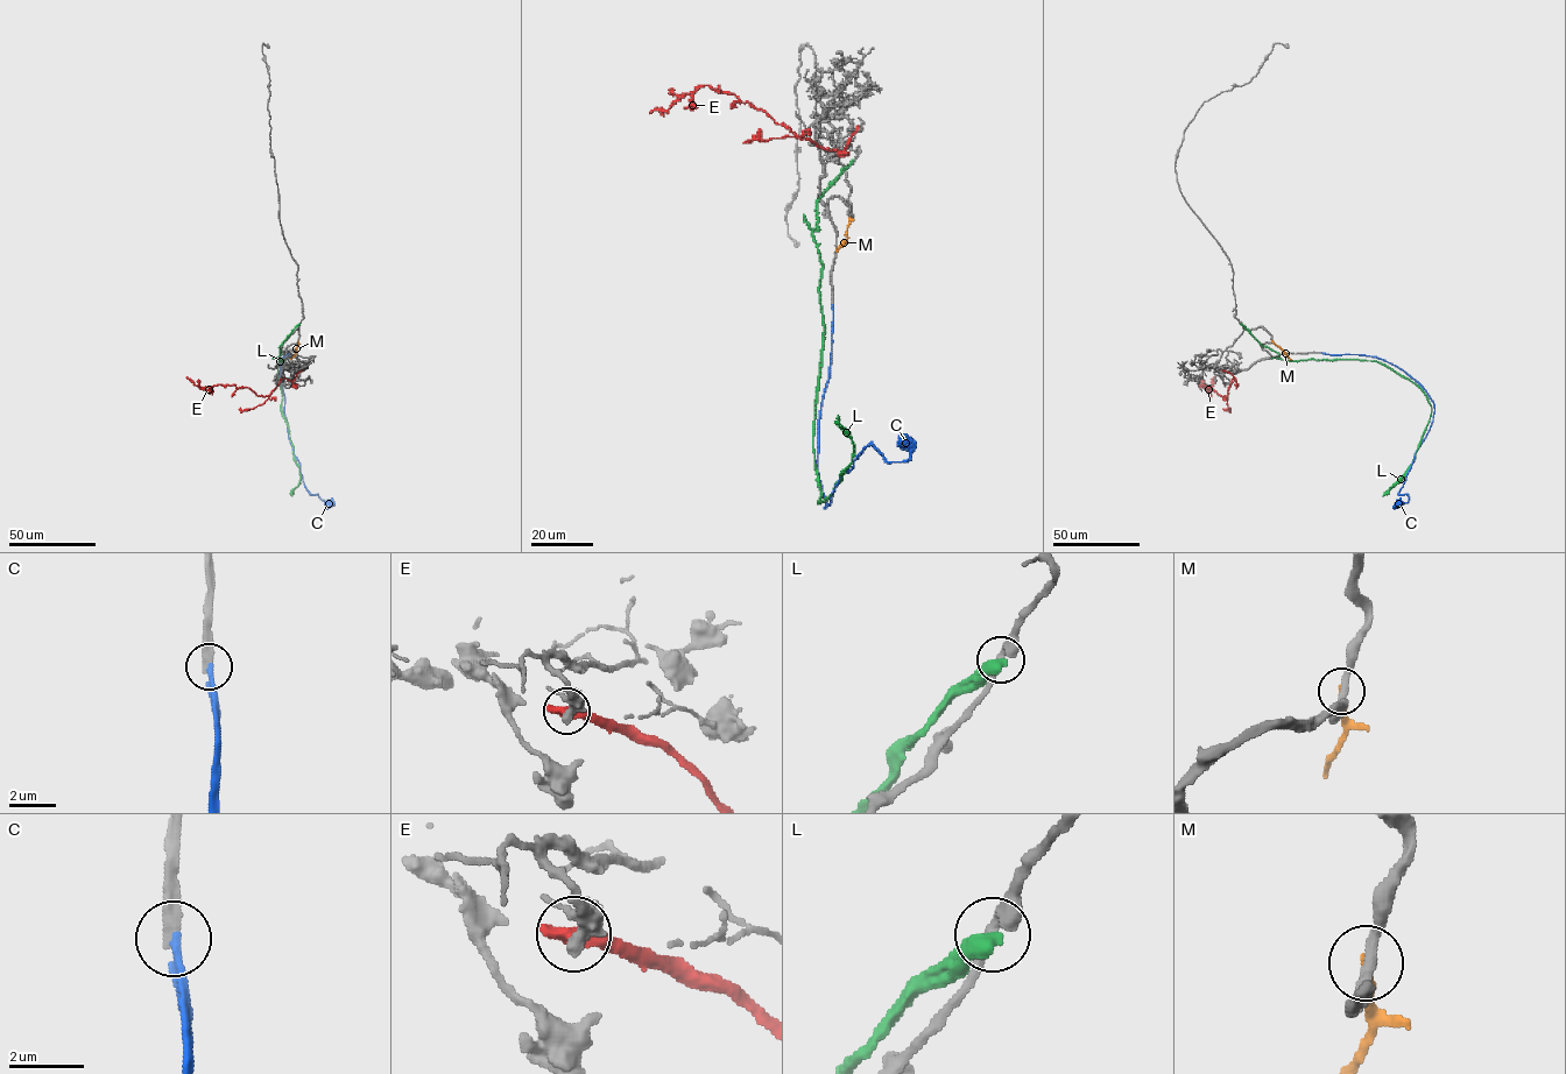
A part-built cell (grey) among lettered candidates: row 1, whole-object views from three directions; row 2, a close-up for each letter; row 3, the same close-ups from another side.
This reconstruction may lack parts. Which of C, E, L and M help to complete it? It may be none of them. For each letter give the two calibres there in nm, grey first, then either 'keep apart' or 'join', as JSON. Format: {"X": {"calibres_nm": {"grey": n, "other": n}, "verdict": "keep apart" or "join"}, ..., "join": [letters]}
{"C": {"calibres_nm": {"grey": 360, "other": 280}, "verdict": "join"}, "E": {"calibres_nm": {"grey": 360, "other": 550}, "verdict": "keep apart"}, "L": {"calibres_nm": {"grey": 300, "other": 440}, "verdict": "keep apart"}, "M": {"calibres_nm": {"grey": 360, "other": 260}, "verdict": "keep apart"}, "join": ["C"]}

